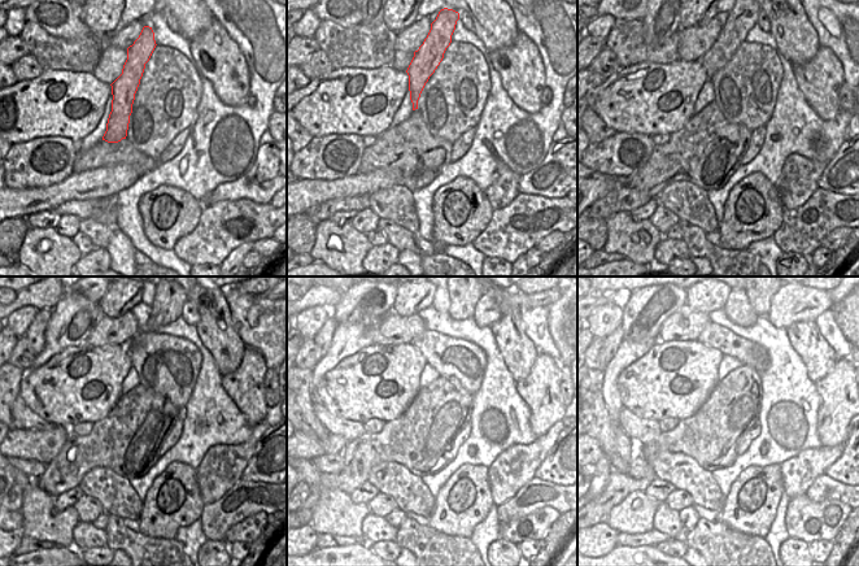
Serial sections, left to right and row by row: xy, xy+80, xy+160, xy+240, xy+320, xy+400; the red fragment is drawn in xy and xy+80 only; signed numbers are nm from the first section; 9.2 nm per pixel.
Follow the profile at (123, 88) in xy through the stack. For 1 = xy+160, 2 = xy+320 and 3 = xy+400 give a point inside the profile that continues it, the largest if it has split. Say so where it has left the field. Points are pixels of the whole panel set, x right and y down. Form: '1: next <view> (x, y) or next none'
1: next xy+160 (742, 17)
2: next xy+320 (462, 303)
3: next xy+400 (761, 303)

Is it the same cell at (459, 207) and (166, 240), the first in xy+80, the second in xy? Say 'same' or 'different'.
same

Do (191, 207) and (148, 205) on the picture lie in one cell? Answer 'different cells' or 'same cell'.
same cell

